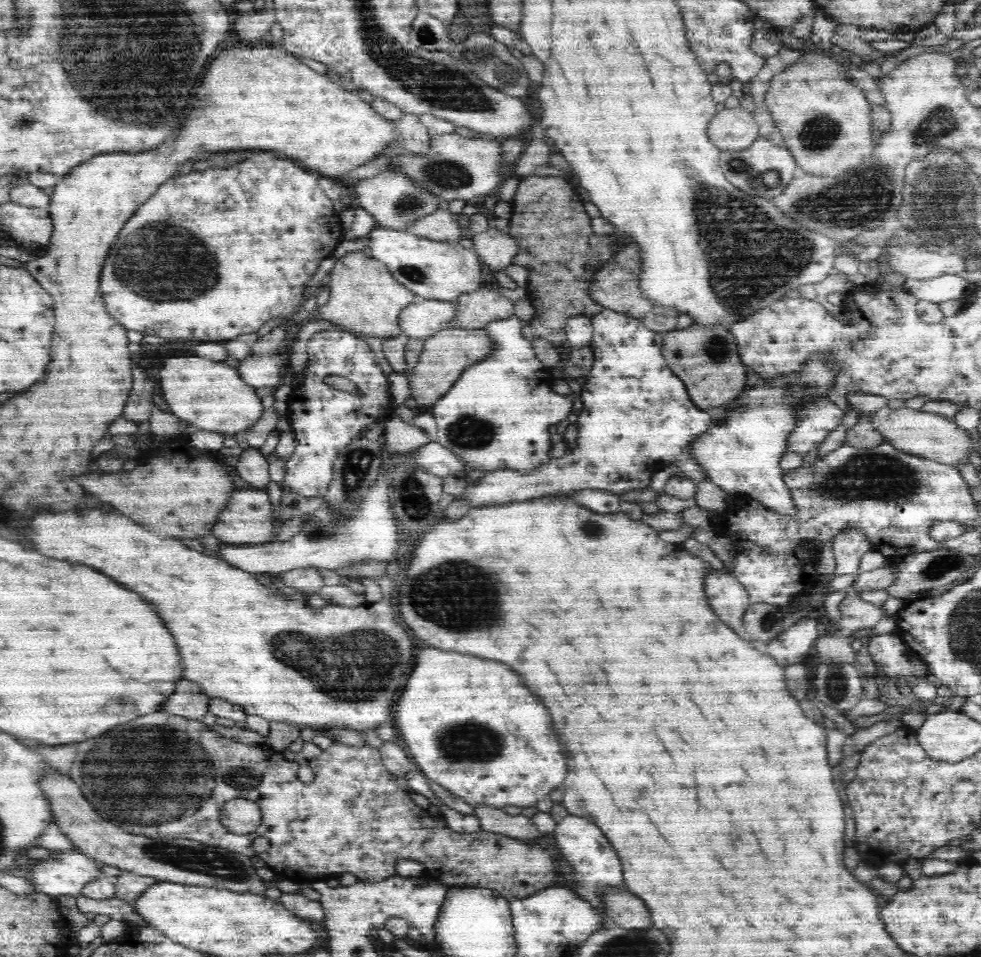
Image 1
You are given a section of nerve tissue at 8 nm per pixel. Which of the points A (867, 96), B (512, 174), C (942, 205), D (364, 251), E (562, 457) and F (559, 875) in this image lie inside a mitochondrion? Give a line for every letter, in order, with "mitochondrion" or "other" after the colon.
A: other
B: other
C: mitochondrion
D: other
E: other
F: other

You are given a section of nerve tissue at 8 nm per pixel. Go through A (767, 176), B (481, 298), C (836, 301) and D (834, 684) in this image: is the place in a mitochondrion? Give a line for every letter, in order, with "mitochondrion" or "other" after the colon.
A: mitochondrion
B: other
C: other
D: mitochondrion

